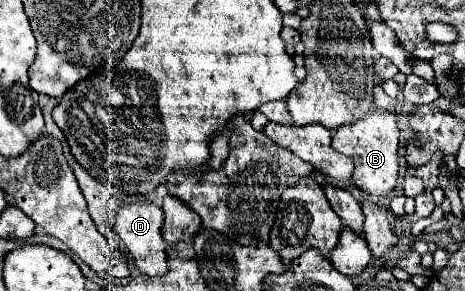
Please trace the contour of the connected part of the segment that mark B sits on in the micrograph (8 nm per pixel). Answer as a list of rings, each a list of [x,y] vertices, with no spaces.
[[[377,108],[369,110],[363,120],[353,124],[341,126],[333,134],[333,148],[341,154],[347,154],[355,162],[351,184],[367,194],[375,194],[379,198],[387,196],[391,190],[397,188],[399,176],[399,128],[397,128],[397,114],[381,112]]]

